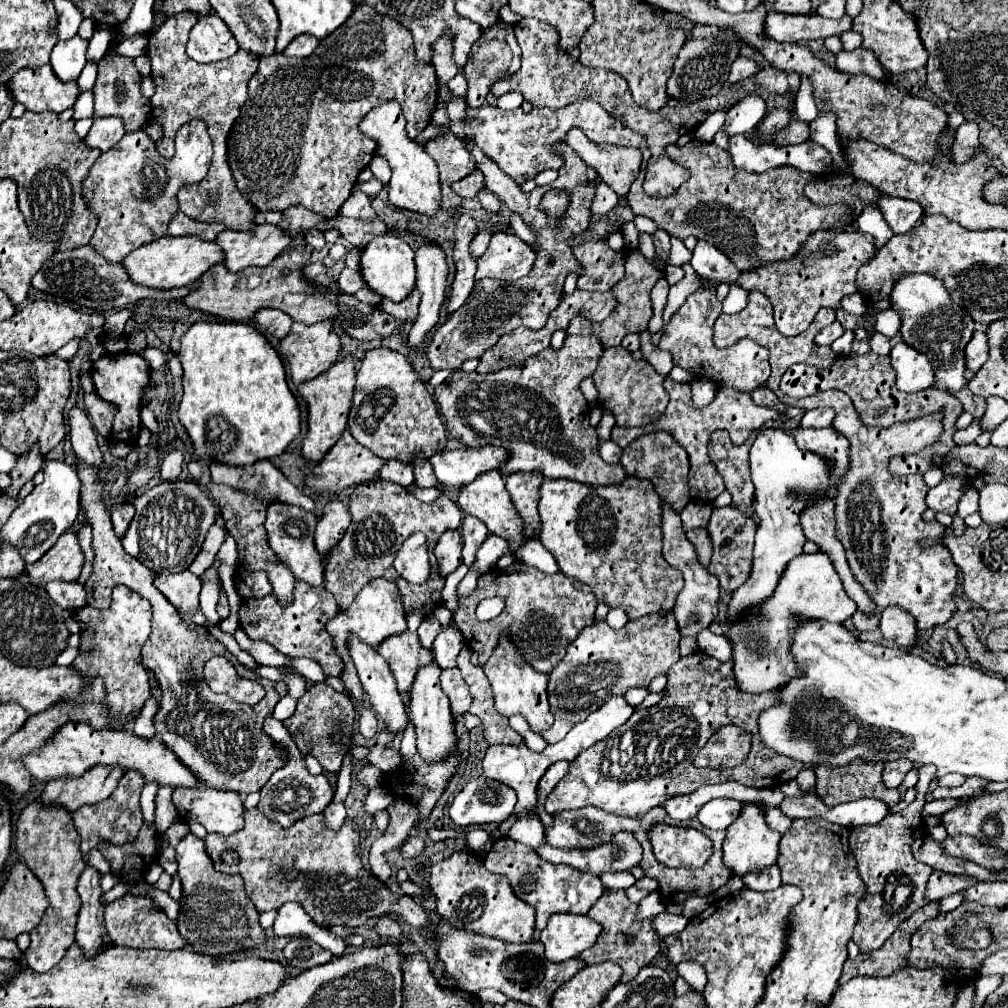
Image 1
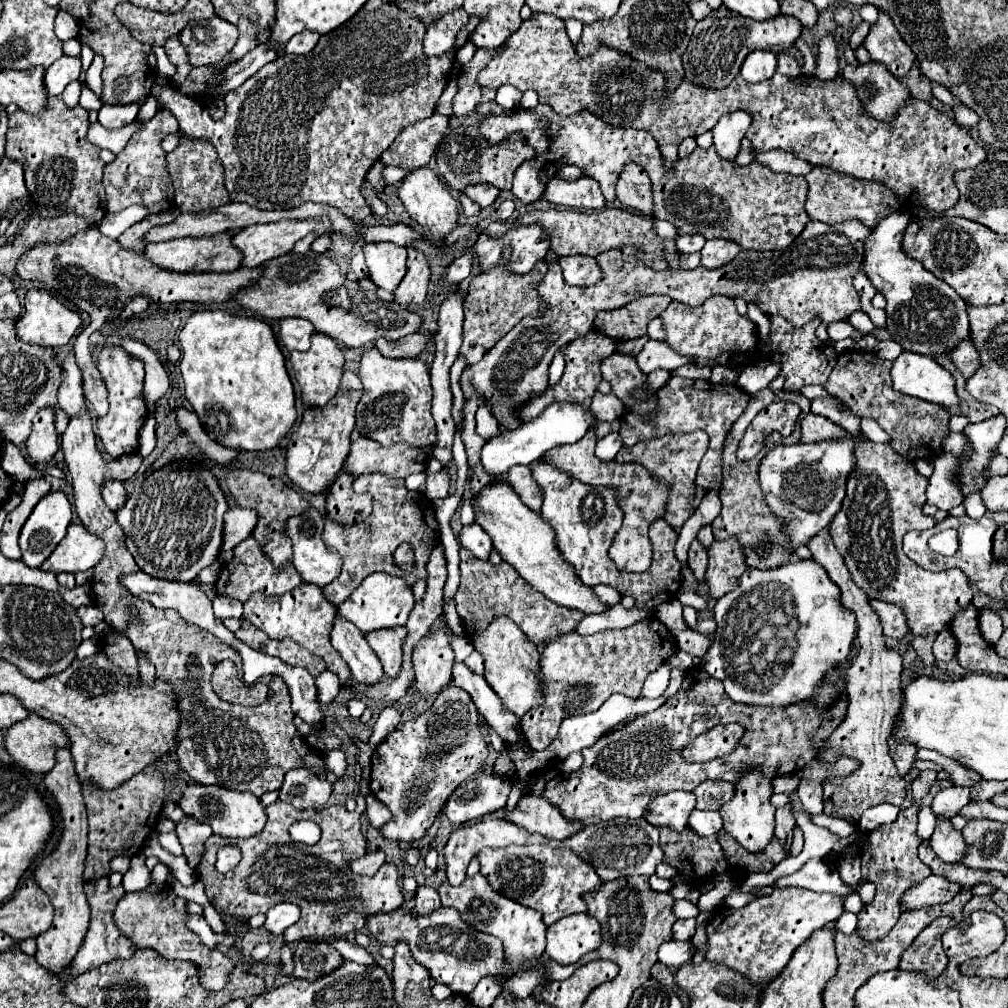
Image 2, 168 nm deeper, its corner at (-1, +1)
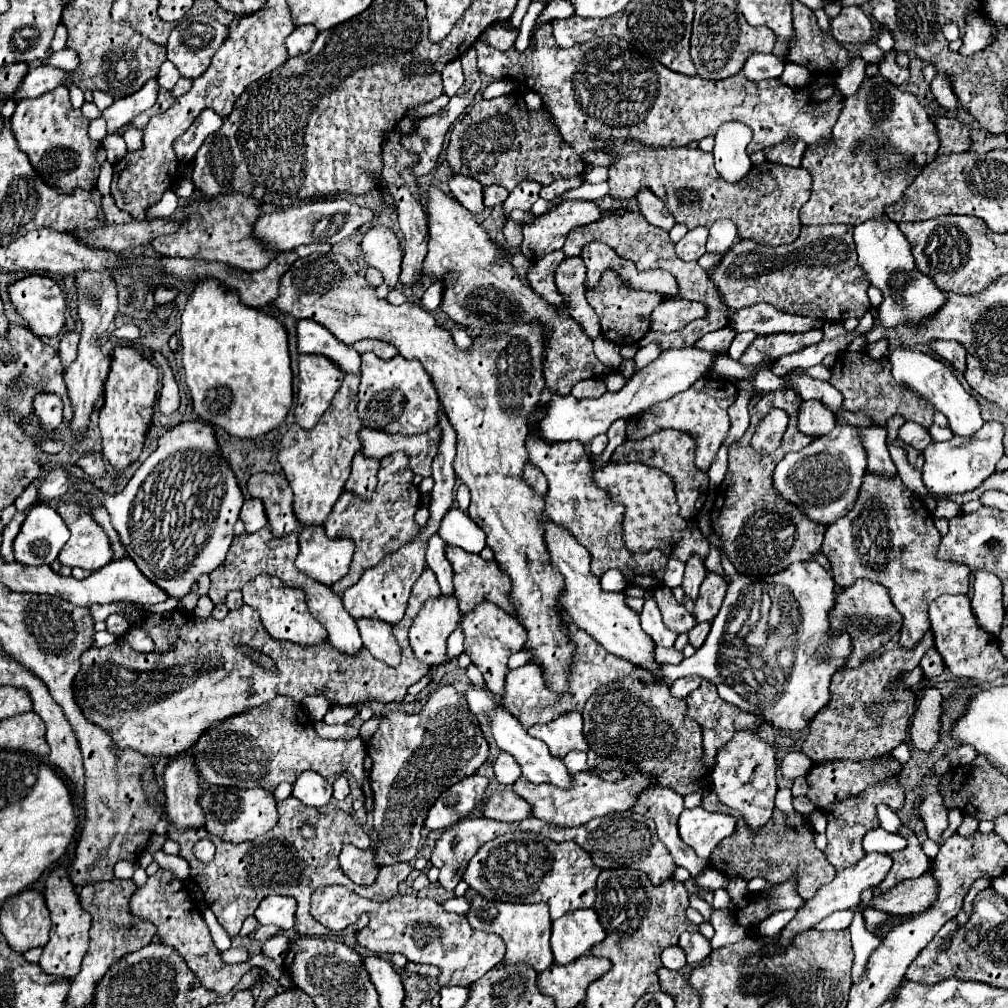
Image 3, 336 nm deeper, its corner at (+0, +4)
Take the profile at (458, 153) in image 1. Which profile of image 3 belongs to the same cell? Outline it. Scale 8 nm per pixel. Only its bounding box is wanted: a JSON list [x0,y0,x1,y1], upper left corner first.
[446,91,584,191]

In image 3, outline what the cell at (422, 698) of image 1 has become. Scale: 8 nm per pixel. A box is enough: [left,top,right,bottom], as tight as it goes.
[410,597,460,667]

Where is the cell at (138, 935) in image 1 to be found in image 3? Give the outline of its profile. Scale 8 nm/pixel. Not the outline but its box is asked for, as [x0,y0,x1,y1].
[130,869,280,995]

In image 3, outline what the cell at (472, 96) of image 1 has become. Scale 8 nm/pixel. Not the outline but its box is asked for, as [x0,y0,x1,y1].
[400,49,480,177]

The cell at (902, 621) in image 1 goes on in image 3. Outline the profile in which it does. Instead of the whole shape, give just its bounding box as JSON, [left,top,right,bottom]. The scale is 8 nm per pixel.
[830,581,902,667]

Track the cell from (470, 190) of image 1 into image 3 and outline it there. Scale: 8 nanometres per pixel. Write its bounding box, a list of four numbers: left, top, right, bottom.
[484,185,508,207]

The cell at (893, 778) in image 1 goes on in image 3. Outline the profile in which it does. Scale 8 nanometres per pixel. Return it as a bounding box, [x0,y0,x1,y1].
[802,631,934,761]

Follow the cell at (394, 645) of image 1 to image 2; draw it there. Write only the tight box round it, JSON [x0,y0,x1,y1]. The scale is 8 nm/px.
[365,628,407,678]

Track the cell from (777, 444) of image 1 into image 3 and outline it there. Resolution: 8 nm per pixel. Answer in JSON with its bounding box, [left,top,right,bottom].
[772,425,866,525]

